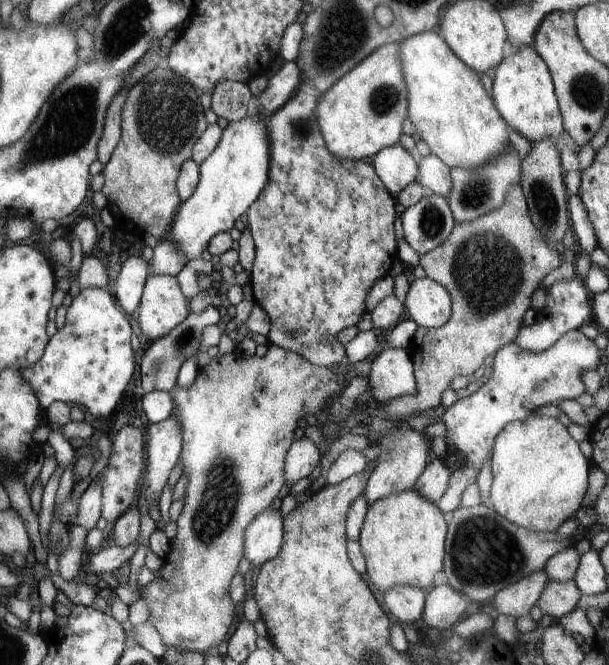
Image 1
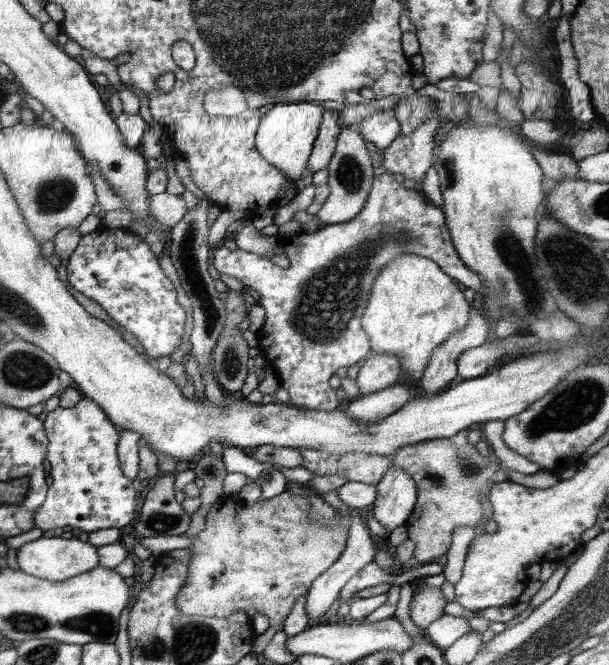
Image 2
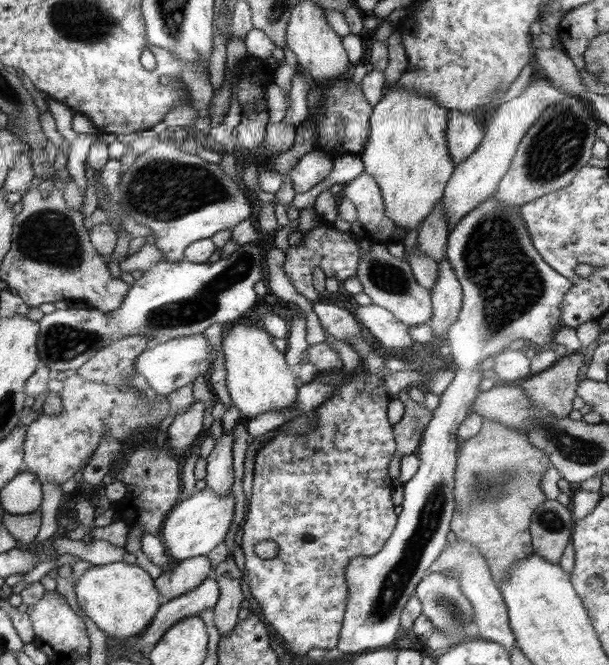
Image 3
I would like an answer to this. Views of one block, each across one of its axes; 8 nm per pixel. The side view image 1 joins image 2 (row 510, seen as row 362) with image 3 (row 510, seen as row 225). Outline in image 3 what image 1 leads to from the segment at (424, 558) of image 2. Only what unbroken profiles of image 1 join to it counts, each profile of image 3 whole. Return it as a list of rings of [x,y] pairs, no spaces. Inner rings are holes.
[[[486,418],[476,436],[459,444],[453,490],[456,508],[450,528],[461,542],[470,542],[480,552],[497,586],[501,586],[512,564],[534,553],[530,523],[532,513],[548,499],[540,488],[540,481],[551,466],[550,456],[530,444],[524,432]]]

